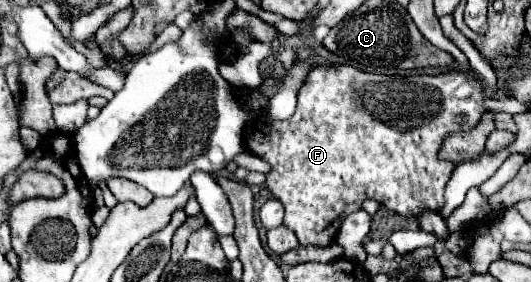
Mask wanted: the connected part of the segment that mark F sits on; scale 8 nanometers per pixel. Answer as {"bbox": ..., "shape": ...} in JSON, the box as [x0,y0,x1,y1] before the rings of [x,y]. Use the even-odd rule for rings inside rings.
{"bbox":[247,64,485,246],"shape":[[[341,64],[341,66],[321,66],[321,68],[315,68],[315,72],[309,72],[307,76],[307,82],[300,89],[298,94],[297,110],[295,114],[285,120],[285,122],[269,122],[269,120],[261,120],[261,124],[257,124],[255,128],[255,136],[249,132],[247,134],[247,150],[253,152],[255,156],[263,158],[265,162],[271,164],[271,172],[267,174],[267,186],[271,190],[271,194],[283,204],[285,208],[285,218],[283,218],[283,224],[295,232],[297,240],[301,246],[329,246],[337,232],[339,232],[339,224],[343,222],[343,218],[351,212],[357,212],[363,204],[363,200],[367,198],[373,198],[377,200],[379,204],[387,206],[389,210],[401,214],[401,216],[417,216],[421,214],[421,210],[439,210],[441,204],[445,204],[445,198],[443,198],[443,192],[445,192],[445,186],[451,178],[451,172],[453,172],[453,164],[449,162],[441,162],[437,158],[437,152],[441,148],[441,142],[443,138],[449,134],[449,132],[459,132],[459,130],[469,130],[477,124],[477,120],[483,116],[485,112],[485,92],[483,92],[483,86],[481,82],[471,74],[471,72],[461,72],[461,70],[451,70],[451,72],[443,72],[443,74],[437,74],[437,76],[407,76],[407,78],[399,78],[399,76],[383,76],[383,74],[367,74],[367,72],[361,72],[361,70],[355,70],[347,64]],[[457,116],[465,116],[463,122],[457,122]]]}

